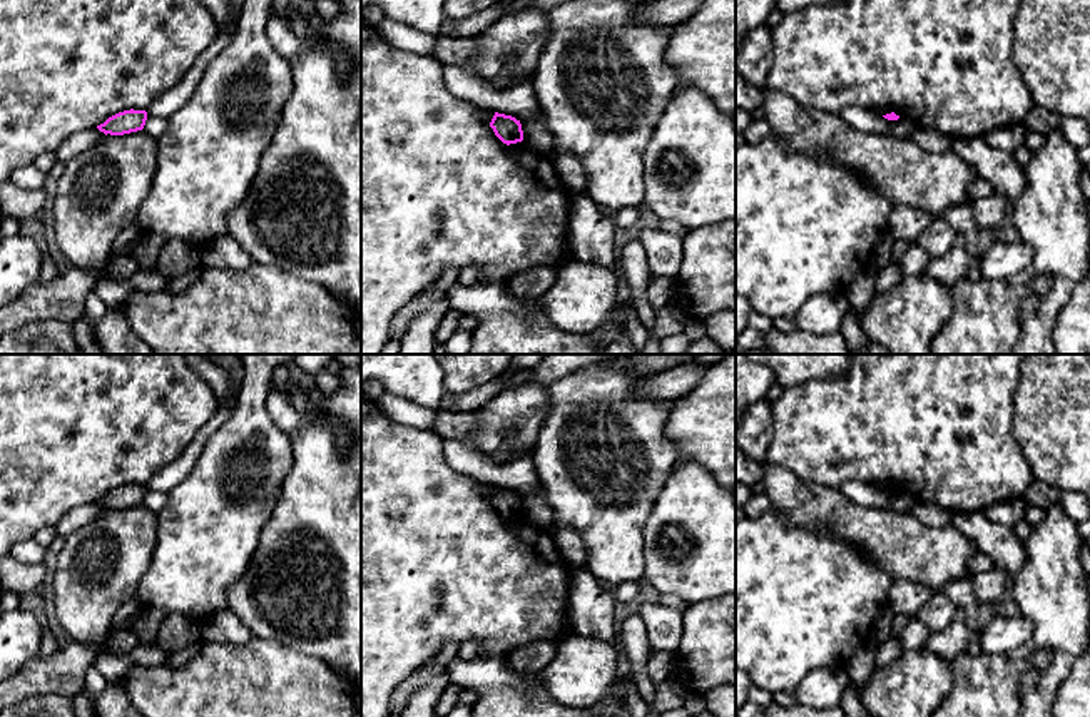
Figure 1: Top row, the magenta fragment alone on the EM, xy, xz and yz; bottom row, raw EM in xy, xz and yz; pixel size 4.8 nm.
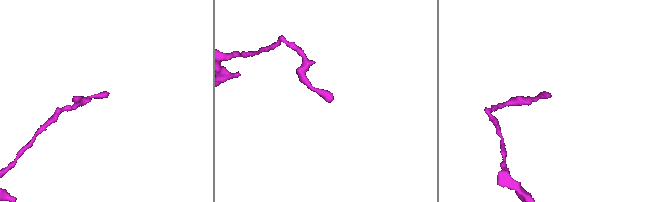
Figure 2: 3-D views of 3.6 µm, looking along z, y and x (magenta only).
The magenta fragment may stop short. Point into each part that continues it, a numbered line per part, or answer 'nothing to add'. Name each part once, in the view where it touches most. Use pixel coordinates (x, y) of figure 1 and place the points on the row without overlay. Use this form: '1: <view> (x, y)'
nothing to add

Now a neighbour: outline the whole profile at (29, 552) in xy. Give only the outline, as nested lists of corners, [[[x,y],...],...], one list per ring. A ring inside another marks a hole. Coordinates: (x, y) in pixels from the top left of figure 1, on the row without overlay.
[[[35,538],[22,540],[10,550],[10,555],[23,565],[42,565],[45,553],[47,548],[42,547]]]

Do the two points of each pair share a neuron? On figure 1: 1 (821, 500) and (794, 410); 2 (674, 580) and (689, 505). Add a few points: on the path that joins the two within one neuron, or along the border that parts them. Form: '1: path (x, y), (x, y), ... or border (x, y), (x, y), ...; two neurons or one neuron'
1: border (779, 467), (806, 482), (838, 488); two neurons
2: path (689, 562), (702, 547), (696, 523); one neuron

